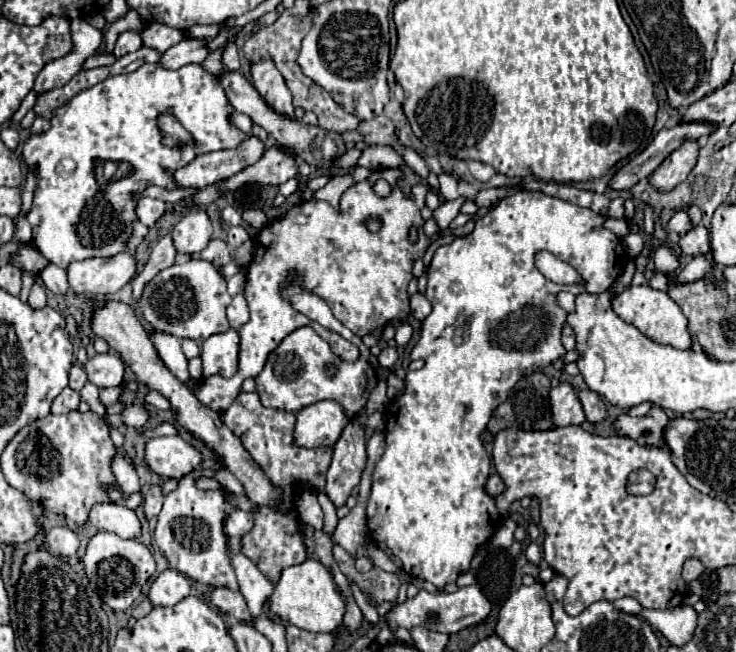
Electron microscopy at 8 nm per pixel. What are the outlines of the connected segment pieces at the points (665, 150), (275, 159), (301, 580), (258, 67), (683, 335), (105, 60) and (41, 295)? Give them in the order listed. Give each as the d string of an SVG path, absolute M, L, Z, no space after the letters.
M691 122L691 124L675 124L673 128L661 130L653 142L637 154L631 162L627 162L623 168L617 170L617 174L609 180L611 190L629 190L639 180L649 178L653 170L673 152L677 150L685 140L697 140L703 134L709 134L713 130L711 124L705 122Z
M273 146L269 150L265 150L263 158L241 170L237 176L219 182L219 188L223 190L235 190L243 184L249 182L257 182L257 184L273 184L273 186L281 186L283 182L287 182L289 178L297 176L297 162L293 156L289 156L283 148Z
M305 560L303 564L289 566L281 572L281 580L269 598L269 608L289 624L309 632L333 632L341 626L345 614L345 596L335 586L331 568L317 560Z
M265 58L265 60L259 60L257 64L251 64L251 82L271 108L275 108L285 116L291 116L291 118L295 116L293 104L291 104L291 92L281 72L273 64L273 60Z
M647 284L631 286L629 290L625 290L625 292L621 292L613 298L613 312L621 320L633 324L647 338L651 338L659 344L669 344L673 348L683 348L683 350L691 348L691 334L689 334L689 328L687 328L687 320L685 320L681 308L665 292L653 290Z
M95 54L95 56L91 56L91 58L87 58L85 60L85 64L83 64L83 68L87 70L87 68L99 68L99 66L111 66L113 62L117 60L117 56L115 54Z
M33 284L31 294L29 294L29 304L33 308L43 308L45 306L45 290L39 284Z

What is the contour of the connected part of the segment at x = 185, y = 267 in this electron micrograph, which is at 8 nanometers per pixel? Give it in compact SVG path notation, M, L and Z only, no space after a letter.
M187 260L185 264L173 264L159 272L143 290L139 300L139 314L155 332L171 334L175 338L205 340L213 334L227 332L229 320L225 308L231 302L227 294L225 278L205 260Z

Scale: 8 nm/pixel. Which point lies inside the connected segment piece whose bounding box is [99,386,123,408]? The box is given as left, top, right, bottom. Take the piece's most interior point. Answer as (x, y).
(111, 395)

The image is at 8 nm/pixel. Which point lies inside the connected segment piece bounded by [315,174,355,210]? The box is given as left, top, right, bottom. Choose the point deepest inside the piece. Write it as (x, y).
(338, 184)

